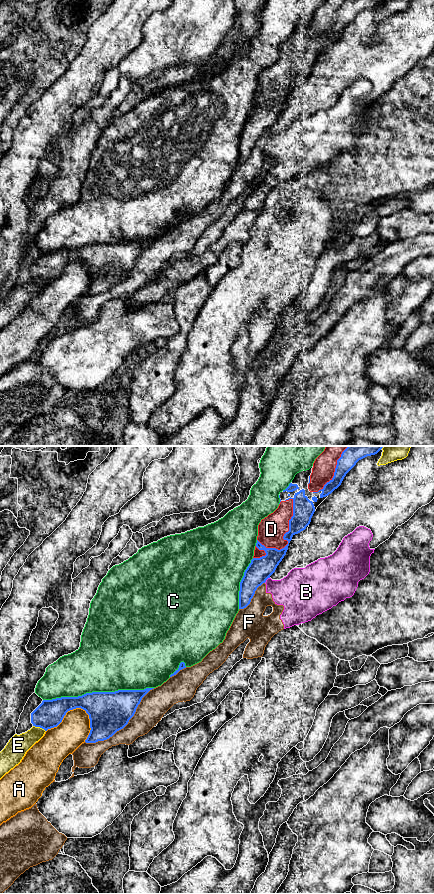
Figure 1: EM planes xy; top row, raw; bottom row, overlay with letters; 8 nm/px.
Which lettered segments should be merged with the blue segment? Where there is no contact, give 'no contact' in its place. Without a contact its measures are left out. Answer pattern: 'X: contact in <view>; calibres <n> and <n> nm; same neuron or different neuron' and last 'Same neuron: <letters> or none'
A: contact in xy; calibres 220 and 260 nm; different neuron
B: contact in xy; calibres 190 and 280 nm; different neuron
C: contact in xy; calibres 320 and 480 nm; different neuron
D: contact in xy; calibres 180 and 220 nm; different neuron
E: contact in xy; calibres 220 and 170 nm; different neuron
F: contact in xy; calibres 320 and 220 nm; different neuron
Same neuron: none

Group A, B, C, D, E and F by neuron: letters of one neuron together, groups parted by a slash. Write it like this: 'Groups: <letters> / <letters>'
Groups: A / B F / C / D / E

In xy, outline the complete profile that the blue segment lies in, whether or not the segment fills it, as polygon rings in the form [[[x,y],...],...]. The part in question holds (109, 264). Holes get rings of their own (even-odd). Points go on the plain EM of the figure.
[[[152,241],[92,244],[78,249],[43,252],[31,265],[31,275],[47,283],[57,279],[68,263],[81,260],[90,271],[91,282],[85,294],[104,293],[128,276],[142,250]]]

